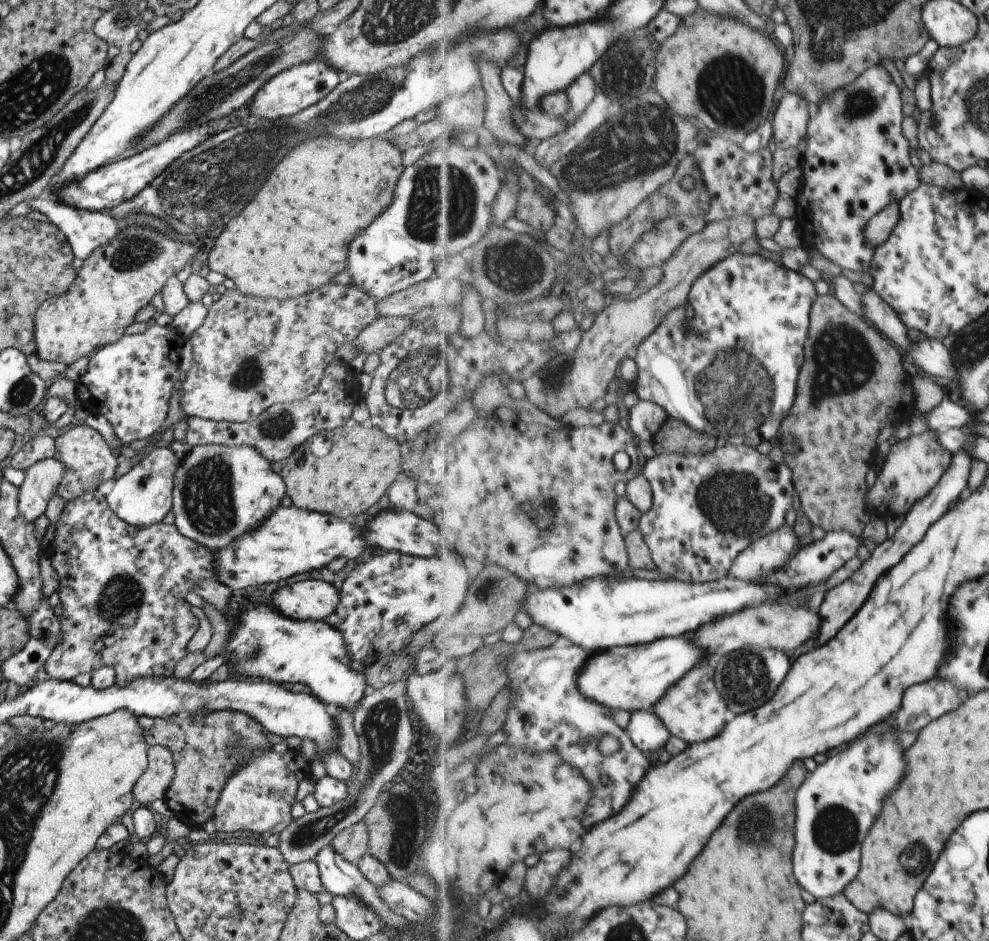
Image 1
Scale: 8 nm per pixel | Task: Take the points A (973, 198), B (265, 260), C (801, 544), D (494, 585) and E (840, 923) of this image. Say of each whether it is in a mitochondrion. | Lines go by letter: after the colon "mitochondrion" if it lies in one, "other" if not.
A: other
B: other
C: other
D: mitochondrion
E: other

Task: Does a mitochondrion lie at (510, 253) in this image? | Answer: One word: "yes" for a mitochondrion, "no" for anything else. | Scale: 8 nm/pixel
yes

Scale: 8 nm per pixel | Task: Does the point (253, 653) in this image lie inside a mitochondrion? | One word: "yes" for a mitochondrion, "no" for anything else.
yes

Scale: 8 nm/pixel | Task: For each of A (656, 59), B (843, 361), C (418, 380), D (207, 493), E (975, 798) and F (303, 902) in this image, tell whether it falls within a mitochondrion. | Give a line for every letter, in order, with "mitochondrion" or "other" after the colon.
A: other
B: mitochondrion
C: mitochondrion
D: mitochondrion
E: other
F: other

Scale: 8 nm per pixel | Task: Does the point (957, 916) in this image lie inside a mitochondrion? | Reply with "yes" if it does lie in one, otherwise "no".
no

